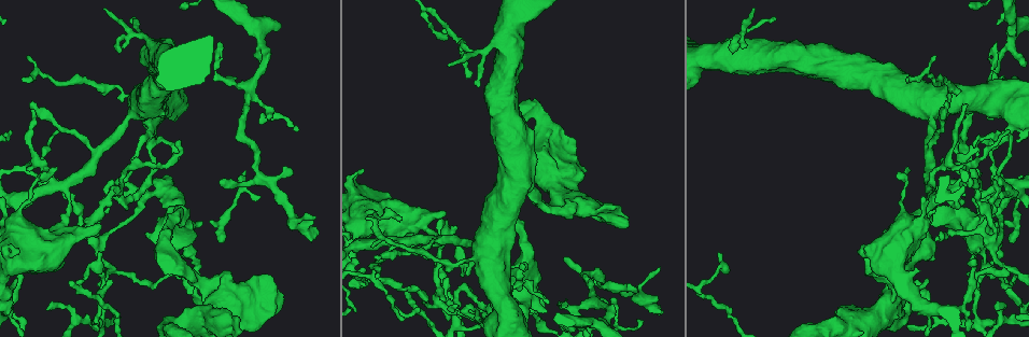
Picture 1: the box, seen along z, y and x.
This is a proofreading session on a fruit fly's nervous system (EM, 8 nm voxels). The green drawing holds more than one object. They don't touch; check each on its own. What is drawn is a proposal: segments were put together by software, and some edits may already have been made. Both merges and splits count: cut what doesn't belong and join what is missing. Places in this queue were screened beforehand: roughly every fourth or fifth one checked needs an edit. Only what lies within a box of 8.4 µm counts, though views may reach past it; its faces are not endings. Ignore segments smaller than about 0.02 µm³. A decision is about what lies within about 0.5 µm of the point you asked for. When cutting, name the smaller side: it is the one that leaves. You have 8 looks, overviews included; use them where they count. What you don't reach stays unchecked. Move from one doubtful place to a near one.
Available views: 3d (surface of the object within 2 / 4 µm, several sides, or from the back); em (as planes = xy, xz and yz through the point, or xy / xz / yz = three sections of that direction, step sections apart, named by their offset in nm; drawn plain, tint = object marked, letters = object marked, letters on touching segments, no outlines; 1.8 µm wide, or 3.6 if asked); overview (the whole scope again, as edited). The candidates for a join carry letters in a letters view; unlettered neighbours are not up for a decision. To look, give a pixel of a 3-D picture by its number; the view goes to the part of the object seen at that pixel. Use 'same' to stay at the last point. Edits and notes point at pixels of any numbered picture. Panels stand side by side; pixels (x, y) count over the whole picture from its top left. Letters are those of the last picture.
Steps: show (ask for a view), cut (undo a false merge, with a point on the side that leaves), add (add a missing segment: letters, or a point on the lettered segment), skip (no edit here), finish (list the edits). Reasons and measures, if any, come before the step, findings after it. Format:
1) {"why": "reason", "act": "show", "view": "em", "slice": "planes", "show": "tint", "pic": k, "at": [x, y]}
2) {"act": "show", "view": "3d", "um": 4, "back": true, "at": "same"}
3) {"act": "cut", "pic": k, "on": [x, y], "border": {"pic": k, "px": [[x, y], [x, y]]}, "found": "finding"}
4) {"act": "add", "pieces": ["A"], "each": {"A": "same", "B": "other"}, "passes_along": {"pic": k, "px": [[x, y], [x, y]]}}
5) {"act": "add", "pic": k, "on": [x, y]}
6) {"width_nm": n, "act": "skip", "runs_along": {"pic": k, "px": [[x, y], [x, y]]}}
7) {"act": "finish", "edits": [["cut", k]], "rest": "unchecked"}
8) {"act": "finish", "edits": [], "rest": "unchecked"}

{"why": "sharp bend", "act": "show", "view": "3d", "um": 2, "pic": 1, "at": [174, 159]}

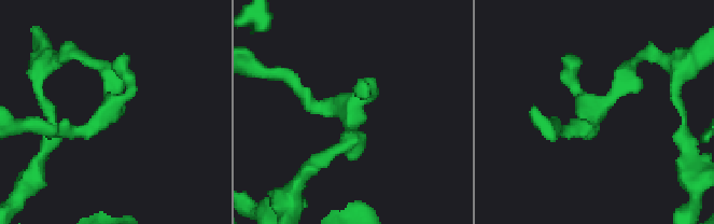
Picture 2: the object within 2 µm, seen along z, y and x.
{"why": "shape alone is not enough", "act": "show", "view": "em", "slice": "yz", "step": 8, "show": "tint", "pic": 2, "at": [603, 102]}

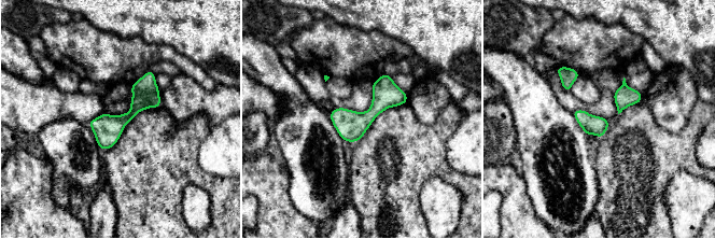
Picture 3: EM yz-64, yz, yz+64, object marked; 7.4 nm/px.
{"act": "show", "view": "em", "slice": "planes", "show": "letters", "at": "same"}

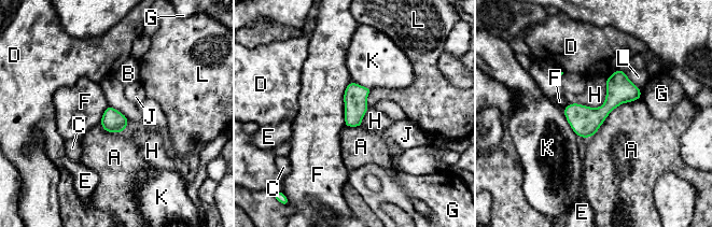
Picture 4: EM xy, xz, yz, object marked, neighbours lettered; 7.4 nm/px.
{"act": "skip", "each": {"A": "other", "B": "other", "C": "other", "D": "other", "E": "other", "F": "other", "G": "other", "H": "other", "J": "other", "K": "other", "L": "other"}, "border": {"pic": 4, "px": [[606, 77], [599, 107], [576, 103]]}, "found": "all the same cell"}

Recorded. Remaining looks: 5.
{"why": "a fork", "act": "show", "view": "3d", "um": 2, "pic": 1, "at": [57, 185]}

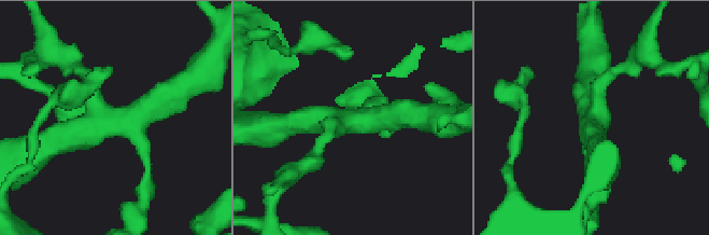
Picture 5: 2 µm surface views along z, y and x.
{"why": "now the EM", "act": "show", "view": "em", "slice": "planes", "show": "tint", "pic": 5, "at": [595, 119]}

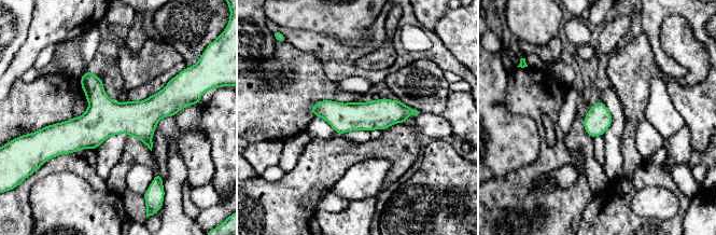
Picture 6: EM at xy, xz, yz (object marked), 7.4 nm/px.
{"why": "what lies round it", "act": "show", "view": "em", "slice": "planes", "show": "letters", "at": "same"}

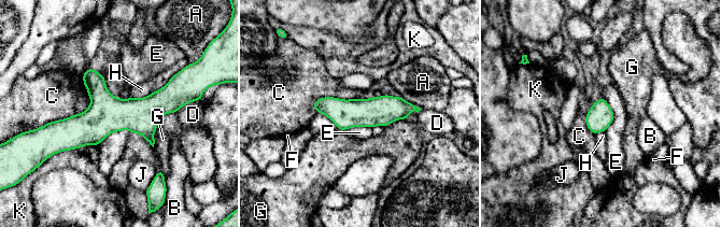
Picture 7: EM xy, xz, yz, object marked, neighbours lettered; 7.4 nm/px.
{"act": "skip", "each": {"A": "other", "B": "other", "C": "other", "D": "other", "E": "other", "F": "other", "G": "other", "H": "other", "J": "other", "K": "other"}, "border": {"pic": 7, "px": [[602, 97], [613, 113], [605, 132]]}, "found": "all the same cell"}

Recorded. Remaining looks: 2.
{"act": "finish", "edits": [], "rest": "unchecked"}

